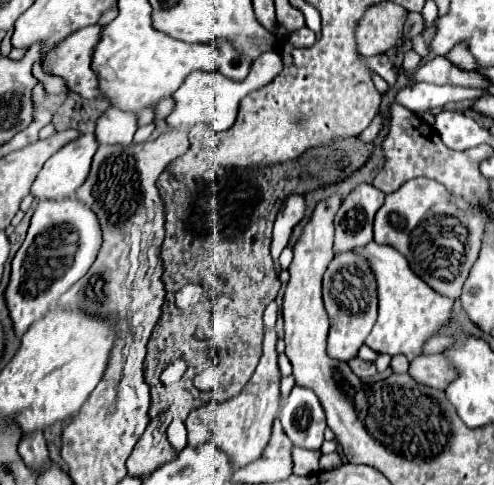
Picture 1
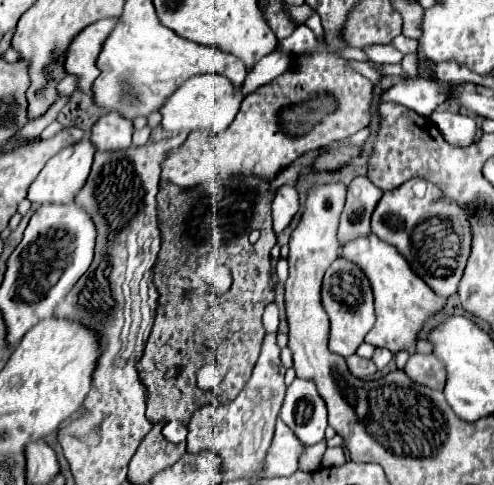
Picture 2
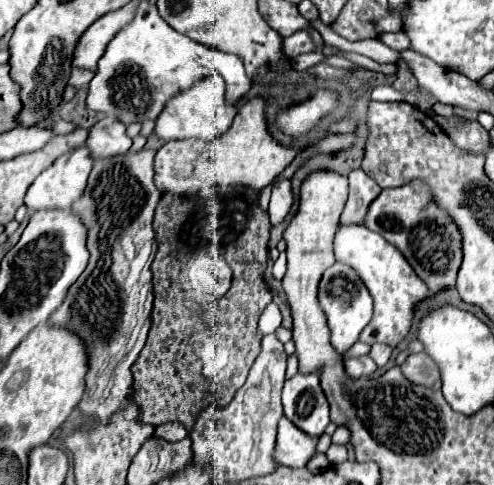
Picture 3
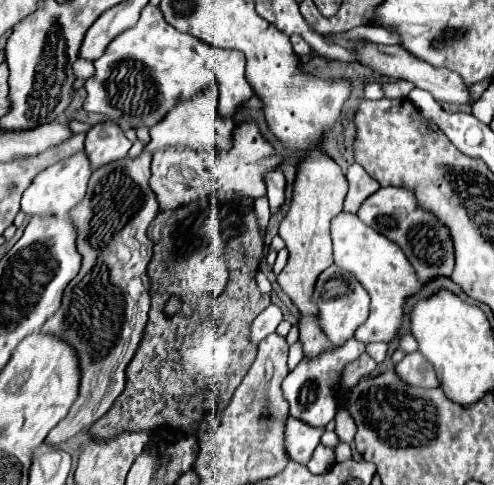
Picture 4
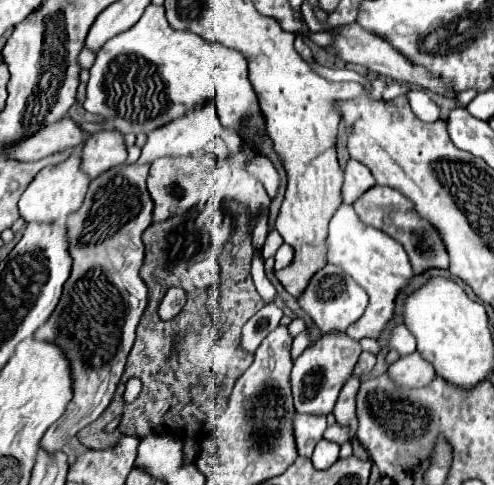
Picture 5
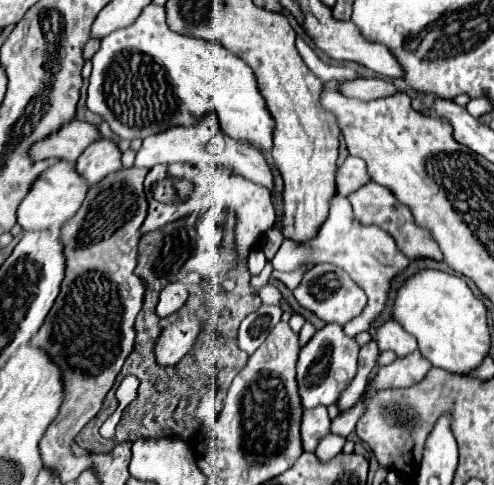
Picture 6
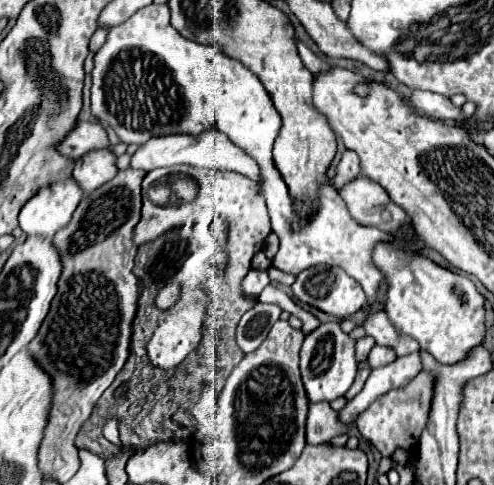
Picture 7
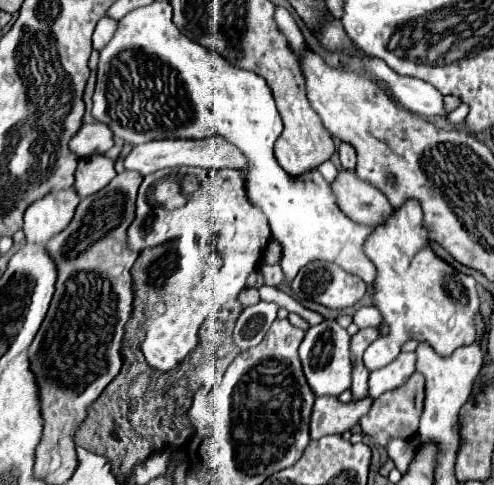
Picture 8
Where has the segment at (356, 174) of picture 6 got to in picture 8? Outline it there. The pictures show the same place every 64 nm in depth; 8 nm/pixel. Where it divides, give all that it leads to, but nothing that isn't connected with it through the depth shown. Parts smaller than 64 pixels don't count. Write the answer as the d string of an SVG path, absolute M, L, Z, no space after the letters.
M340 144L340 164L344 170L356 168L356 150L350 144Z

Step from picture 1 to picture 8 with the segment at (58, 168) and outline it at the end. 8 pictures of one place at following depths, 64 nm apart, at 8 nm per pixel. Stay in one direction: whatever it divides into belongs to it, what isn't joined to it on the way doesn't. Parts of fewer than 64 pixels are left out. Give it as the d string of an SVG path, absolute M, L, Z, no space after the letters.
M74 188L56 190L32 202L24 212L24 234L28 242L48 242L72 220L80 196Z

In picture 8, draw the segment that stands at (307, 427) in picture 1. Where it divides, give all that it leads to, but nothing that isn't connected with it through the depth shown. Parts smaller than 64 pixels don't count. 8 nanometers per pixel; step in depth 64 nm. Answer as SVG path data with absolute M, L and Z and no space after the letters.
M324 320L306 332L300 344L300 360L308 386L314 396L340 396L352 384L352 358L350 358L350 336L334 320Z

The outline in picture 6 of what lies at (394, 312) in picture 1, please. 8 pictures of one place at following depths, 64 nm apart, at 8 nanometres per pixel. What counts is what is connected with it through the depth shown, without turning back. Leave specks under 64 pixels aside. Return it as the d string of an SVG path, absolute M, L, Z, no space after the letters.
M338 194L332 198L330 216L324 222L324 226L320 228L320 232L318 232L316 238L312 238L306 244L296 244L292 240L284 240L282 246L280 246L280 250L272 258L274 270L284 270L284 272L296 270L296 268L300 268L304 264L320 264L320 262L334 264L334 266L338 266L342 270L346 268L346 272L350 274L350 278L368 296L368 304L366 304L364 312L344 326L346 334L350 338L354 338L360 332L369 331L373 327L382 312L384 312L384 308L386 308L388 292L392 288L392 280L398 274L402 274L408 268L408 264L410 264L410 260L398 250L396 242L392 240L392 236L388 236L388 232L384 232L382 228L376 228L376 226L362 226L356 220L356 216L354 216L348 198L338 196Z

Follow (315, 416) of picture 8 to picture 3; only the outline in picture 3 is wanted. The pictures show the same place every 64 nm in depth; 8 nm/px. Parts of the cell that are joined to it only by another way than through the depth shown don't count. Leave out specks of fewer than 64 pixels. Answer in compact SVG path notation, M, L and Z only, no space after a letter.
M282 418L278 422L278 438L272 454L276 466L304 468L308 464L308 458L314 454L314 448L316 440L308 440L308 436L304 436L304 432L298 432L298 428L288 418Z

